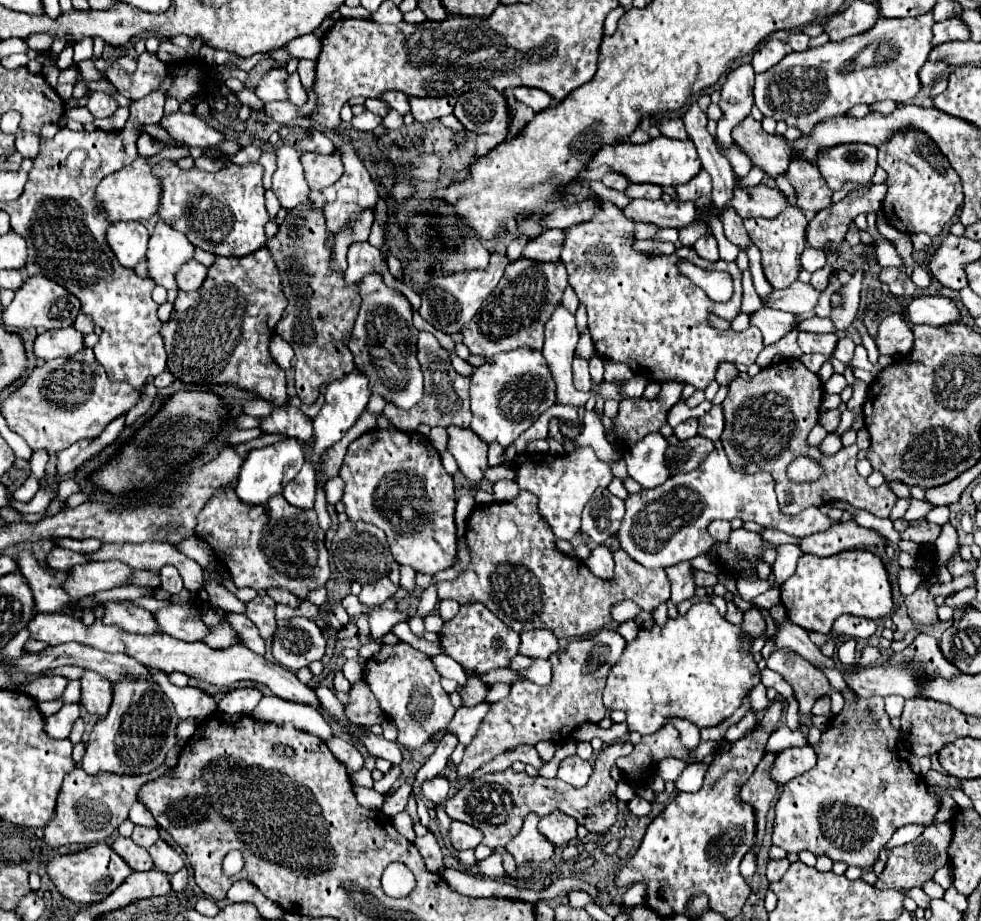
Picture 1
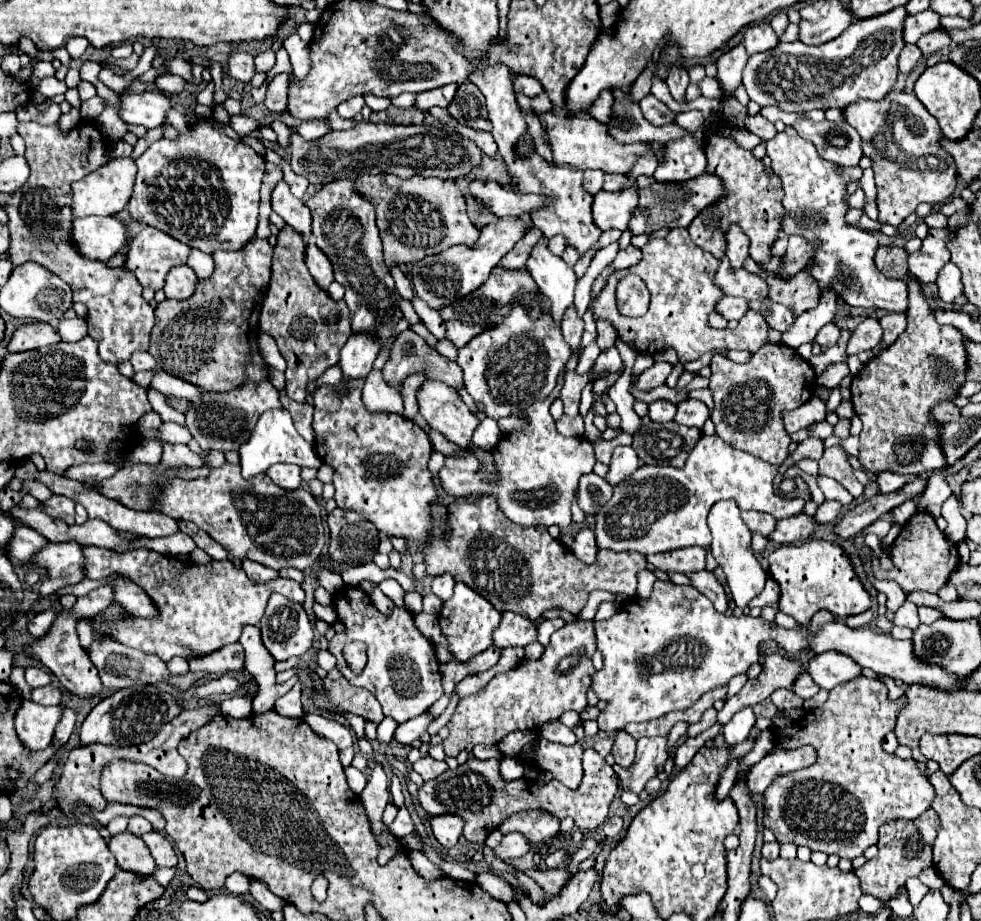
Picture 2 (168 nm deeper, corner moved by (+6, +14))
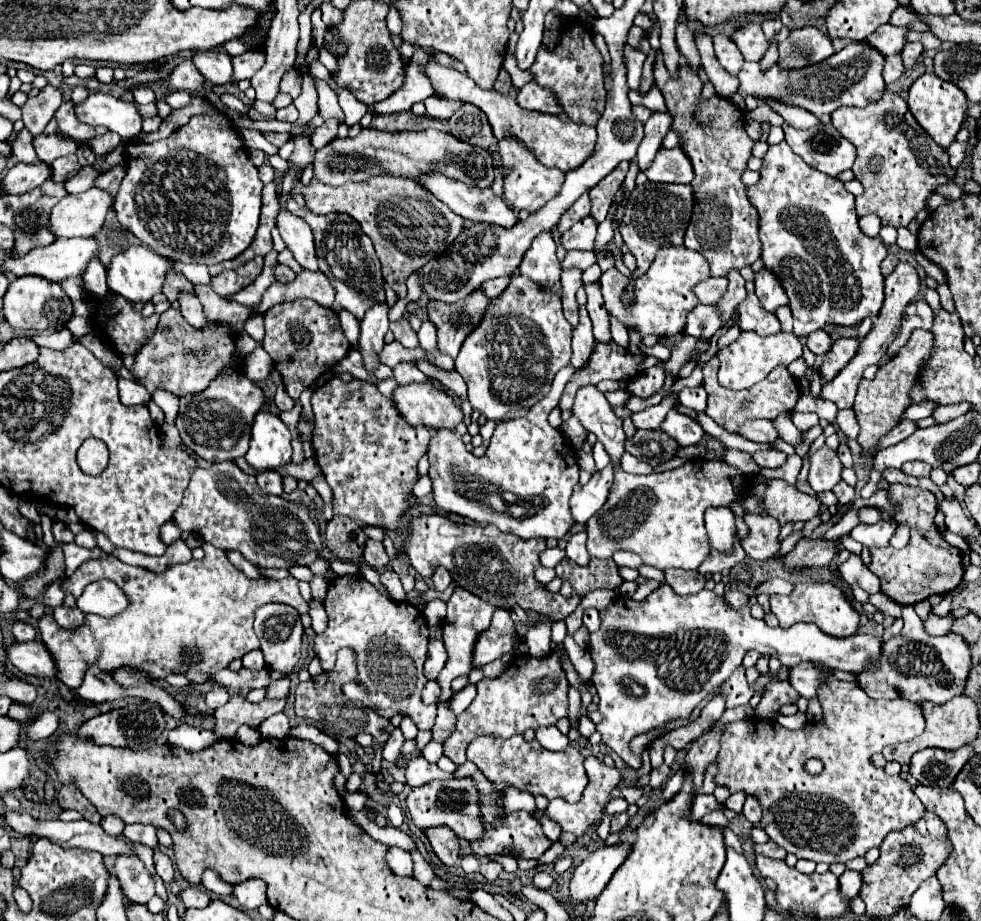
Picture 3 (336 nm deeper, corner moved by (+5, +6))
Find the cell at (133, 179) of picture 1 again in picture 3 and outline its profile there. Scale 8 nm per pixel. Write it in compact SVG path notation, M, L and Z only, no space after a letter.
M95 188L77 196L65 196L51 210L49 230L55 238L89 238L101 230L111 206L113 198Z

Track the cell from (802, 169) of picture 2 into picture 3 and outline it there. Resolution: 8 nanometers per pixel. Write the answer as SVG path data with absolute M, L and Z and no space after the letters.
M787 142L769 146L763 166L759 170L761 178L757 184L747 186L747 198L759 214L759 240L761 240L761 262L765 270L773 272L789 298L789 308L793 314L793 334L807 338L809 332L819 330L827 324L855 326L863 318L875 318L883 306L883 274L879 272L881 260L887 256L887 248L879 238L869 238L861 232L857 224L855 198L831 176L815 172L791 152Z

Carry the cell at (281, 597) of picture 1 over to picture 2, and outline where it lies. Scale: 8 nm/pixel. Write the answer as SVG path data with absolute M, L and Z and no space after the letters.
M244 560L242 562L242 570L246 572L246 576L252 580L252 582L256 582L256 584L260 584L260 582L272 582L272 580L276 580L276 578L280 578L280 574L276 572L276 570L272 570L272 568L266 568L266 566L262 566L262 564L254 564L252 560Z

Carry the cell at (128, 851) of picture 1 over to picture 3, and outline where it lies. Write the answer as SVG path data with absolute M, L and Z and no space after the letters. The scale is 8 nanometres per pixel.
M117 856L113 872L119 876L121 888L131 902L147 904L155 896L155 878L139 858L131 860L131 856Z

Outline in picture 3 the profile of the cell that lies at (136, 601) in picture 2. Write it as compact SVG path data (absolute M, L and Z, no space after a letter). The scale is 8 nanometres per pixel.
M97 580L83 590L83 594L77 598L77 606L85 614L111 618L127 608L127 598L123 596L123 590L115 582Z

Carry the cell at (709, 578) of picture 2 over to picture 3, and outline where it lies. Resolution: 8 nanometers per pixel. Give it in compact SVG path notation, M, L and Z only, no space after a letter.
M665 570L665 584L673 588L675 594L689 594L699 592L705 588L705 576L699 572L679 572L679 570Z

